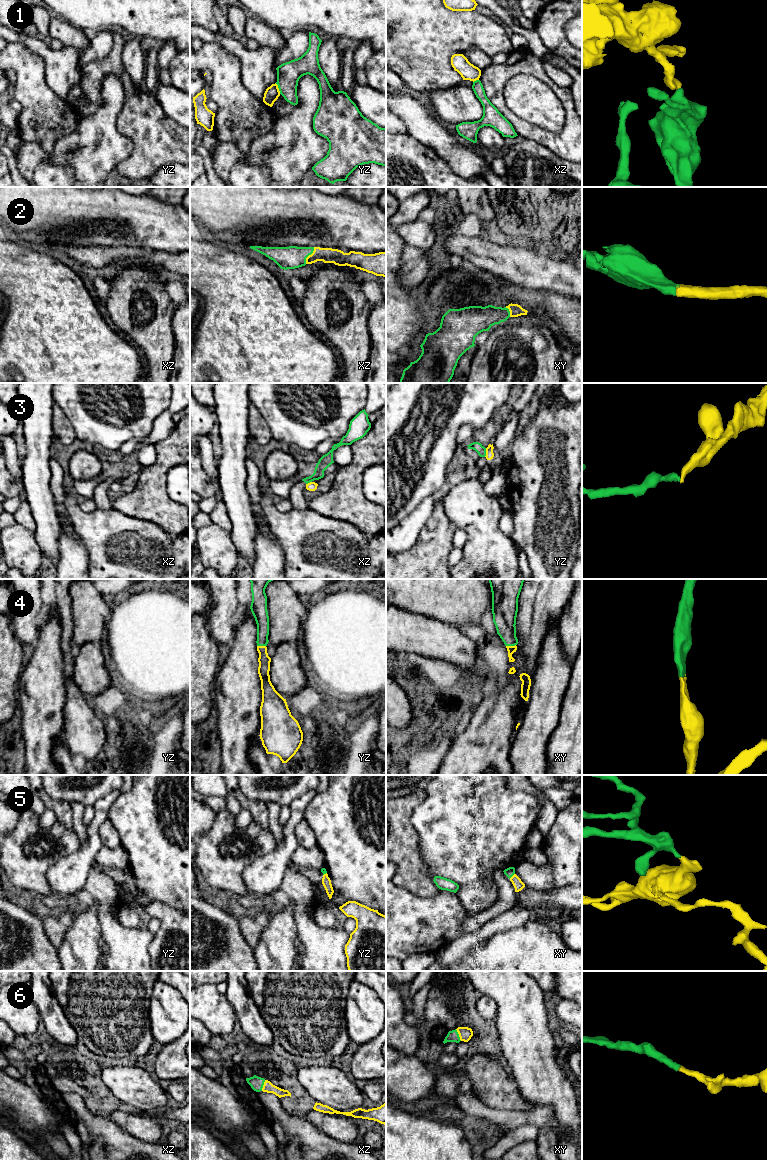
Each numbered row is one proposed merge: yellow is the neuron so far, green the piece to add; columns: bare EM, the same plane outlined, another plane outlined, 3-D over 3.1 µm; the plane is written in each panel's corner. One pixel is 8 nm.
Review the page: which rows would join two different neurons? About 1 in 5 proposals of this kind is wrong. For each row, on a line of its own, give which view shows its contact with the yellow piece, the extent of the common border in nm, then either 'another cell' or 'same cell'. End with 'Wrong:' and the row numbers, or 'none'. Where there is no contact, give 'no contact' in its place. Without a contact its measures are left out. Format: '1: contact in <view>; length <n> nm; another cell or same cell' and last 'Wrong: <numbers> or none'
1: contact in yz; length 100 nm; another cell
2: contact in xz; length 150 nm; same cell
3: contact in yz; length 70 nm; another cell
4: contact in xy; length 80 nm; same cell
5: contact in xy; length 60 nm; same cell
6: contact in xy; length 110 nm; same cell
Wrong: 1, 3

